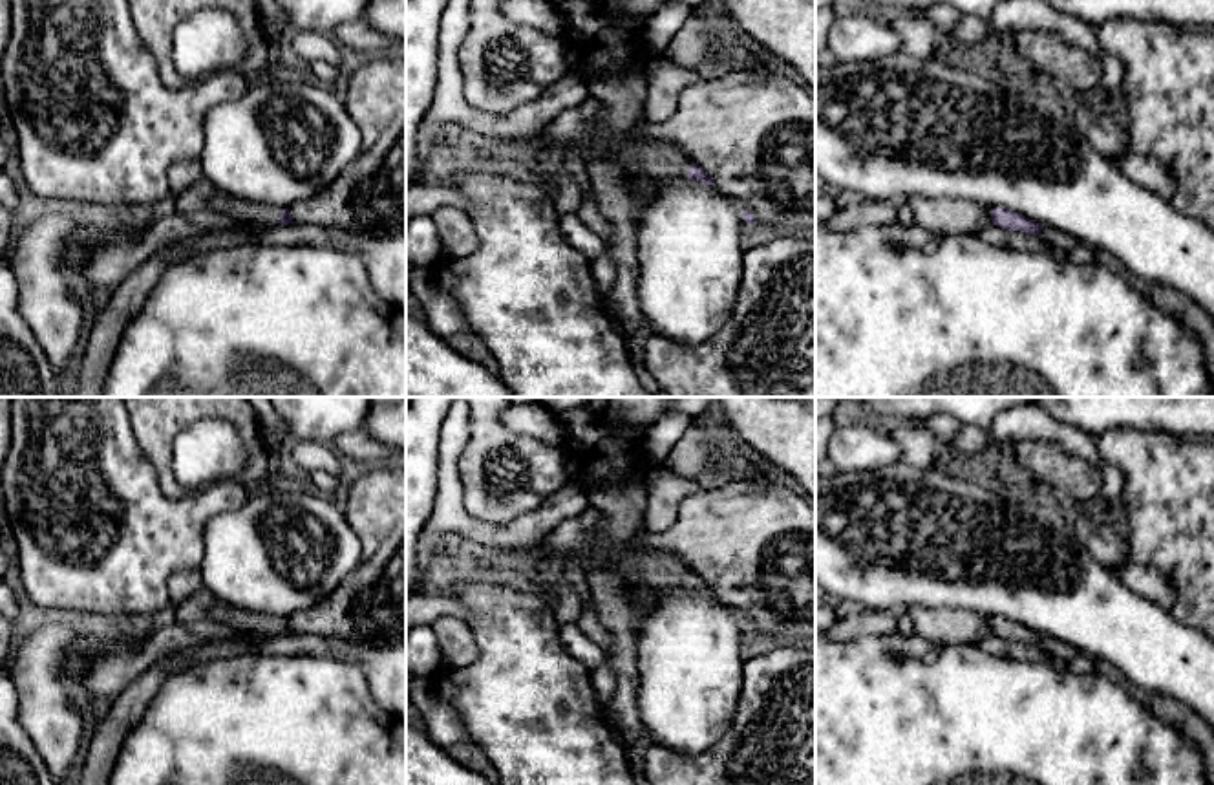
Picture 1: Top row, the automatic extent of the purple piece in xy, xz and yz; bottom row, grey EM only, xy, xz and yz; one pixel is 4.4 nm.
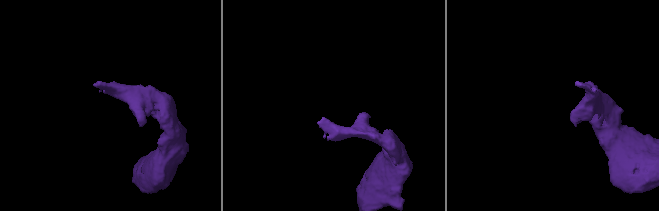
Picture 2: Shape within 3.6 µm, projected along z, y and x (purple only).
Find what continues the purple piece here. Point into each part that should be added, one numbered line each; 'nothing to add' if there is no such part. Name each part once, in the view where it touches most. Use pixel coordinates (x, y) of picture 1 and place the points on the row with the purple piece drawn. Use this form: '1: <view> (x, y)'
1: xy (203, 194)

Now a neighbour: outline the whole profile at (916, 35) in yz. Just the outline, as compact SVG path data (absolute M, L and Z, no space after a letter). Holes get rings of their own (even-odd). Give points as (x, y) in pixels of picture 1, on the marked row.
M885 13L883 16L898 33L901 53L914 55L921 60L934 59L934 27L925 15Z

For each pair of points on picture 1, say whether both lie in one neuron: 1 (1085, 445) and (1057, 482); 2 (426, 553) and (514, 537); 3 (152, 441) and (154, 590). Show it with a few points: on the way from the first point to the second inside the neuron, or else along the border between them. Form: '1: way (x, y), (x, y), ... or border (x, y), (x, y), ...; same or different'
1: border (1037, 440), (1090, 462), (1101, 493); different
2: way (448, 533), (492, 537); same
3: border (132, 425), (158, 487), (176, 500); different

